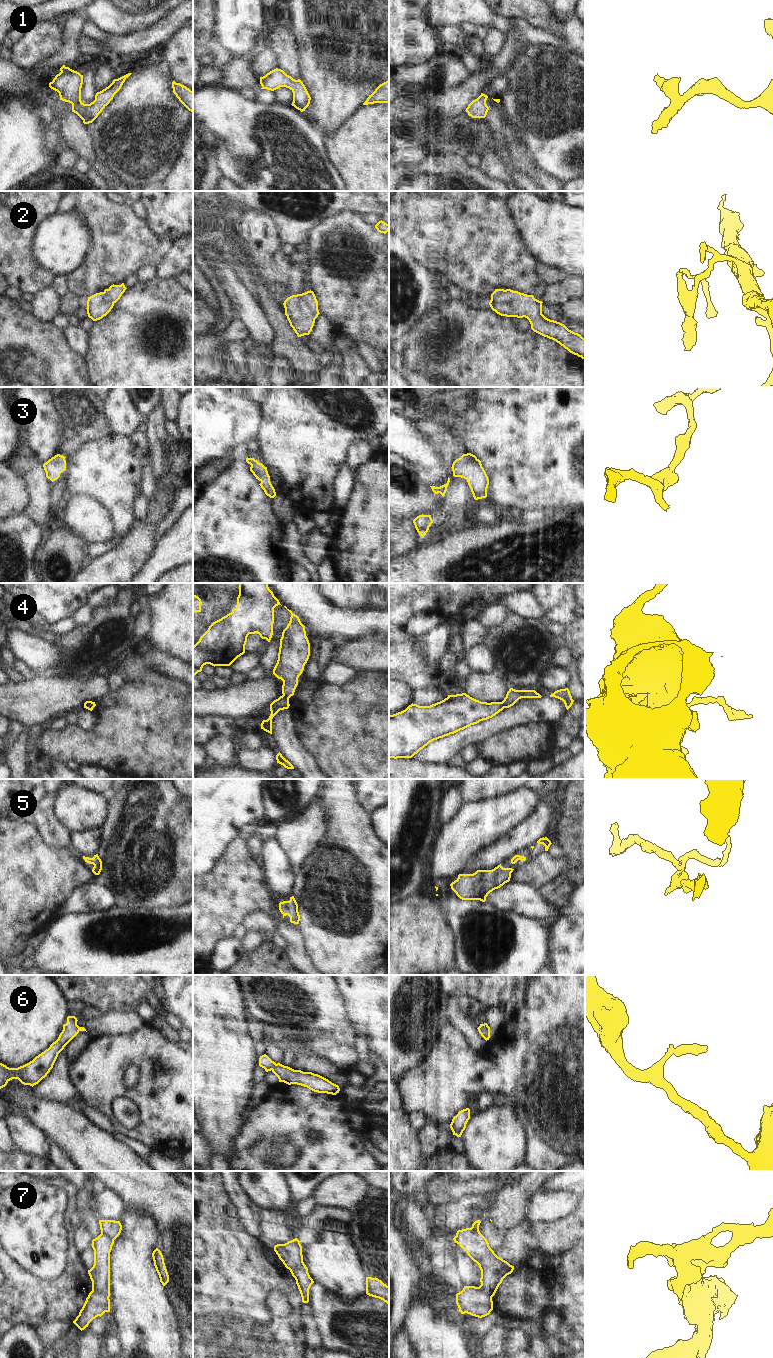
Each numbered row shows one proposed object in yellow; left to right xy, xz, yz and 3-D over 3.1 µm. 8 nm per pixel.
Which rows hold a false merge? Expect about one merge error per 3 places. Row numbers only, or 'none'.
4, 7

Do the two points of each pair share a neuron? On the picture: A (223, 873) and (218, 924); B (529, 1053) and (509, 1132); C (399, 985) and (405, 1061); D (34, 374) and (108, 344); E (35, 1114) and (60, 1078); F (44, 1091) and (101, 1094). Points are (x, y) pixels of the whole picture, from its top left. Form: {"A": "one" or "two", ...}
{"A": "one", "B": "two", "C": "one", "D": "two", "E": "two", "F": "two"}

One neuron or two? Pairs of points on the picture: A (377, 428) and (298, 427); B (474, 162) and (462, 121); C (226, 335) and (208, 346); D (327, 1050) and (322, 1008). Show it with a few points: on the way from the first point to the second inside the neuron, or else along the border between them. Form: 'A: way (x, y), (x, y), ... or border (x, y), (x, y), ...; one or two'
A: way (357, 432), (348, 427), (318, 427); one
B: border (465, 159), (469, 154), (477, 154), (481, 159); two
C: way (222, 338), (212, 342); one
D: border (308, 1037), (332, 1036), (339, 1042), (347, 1044); two

